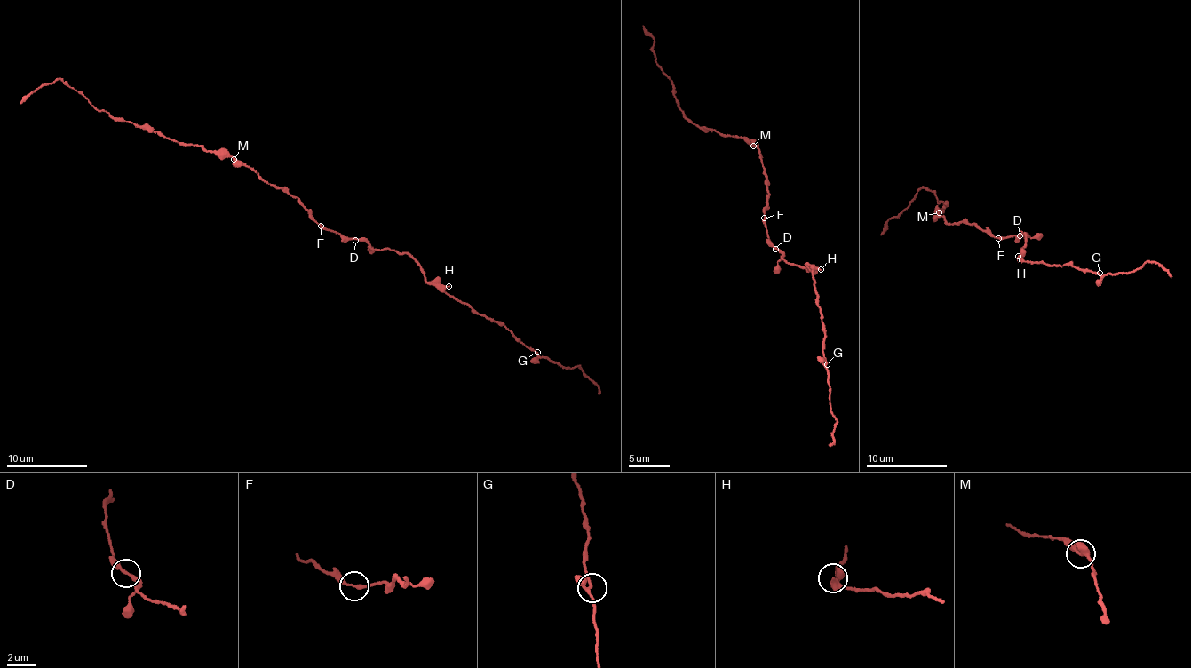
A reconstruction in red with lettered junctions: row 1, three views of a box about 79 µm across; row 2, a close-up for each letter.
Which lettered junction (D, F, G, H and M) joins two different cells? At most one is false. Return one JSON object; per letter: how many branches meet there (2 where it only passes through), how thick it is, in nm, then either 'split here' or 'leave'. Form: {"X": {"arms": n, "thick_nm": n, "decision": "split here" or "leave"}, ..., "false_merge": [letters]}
{"D": {"arms": 2, "thick_nm": 240, "decision": "leave"}, "F": {"arms": 2, "thick_nm": 190, "decision": "leave"}, "G": {"arms": 3, "thick_nm": 160, "decision": "leave"}, "H": {"arms": 2, "thick_nm": 200, "decision": "leave"}, "M": {"arms": 2, "thick_nm": 240, "decision": "leave"}, "false_merge": []}

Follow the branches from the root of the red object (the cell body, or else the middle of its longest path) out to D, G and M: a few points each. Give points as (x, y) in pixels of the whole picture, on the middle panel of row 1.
D: (764, 216), (768, 240), (775, 249)
G: (764, 216), (768, 240), (783, 259), (804, 266), (807, 271), (807, 265), (813, 268), (827, 364)
M: (764, 216), (763, 208), (768, 194), (766, 172), (759, 150), (753, 147)

